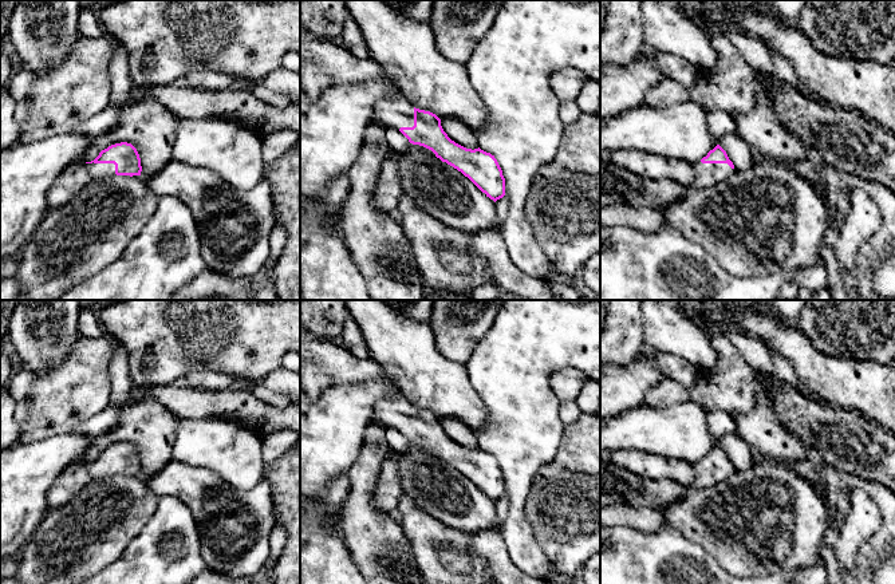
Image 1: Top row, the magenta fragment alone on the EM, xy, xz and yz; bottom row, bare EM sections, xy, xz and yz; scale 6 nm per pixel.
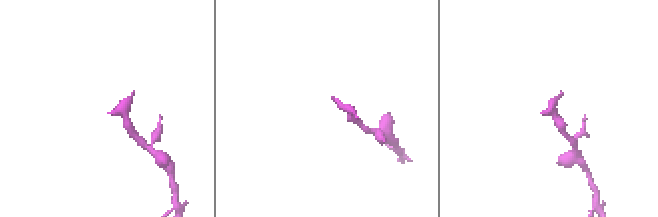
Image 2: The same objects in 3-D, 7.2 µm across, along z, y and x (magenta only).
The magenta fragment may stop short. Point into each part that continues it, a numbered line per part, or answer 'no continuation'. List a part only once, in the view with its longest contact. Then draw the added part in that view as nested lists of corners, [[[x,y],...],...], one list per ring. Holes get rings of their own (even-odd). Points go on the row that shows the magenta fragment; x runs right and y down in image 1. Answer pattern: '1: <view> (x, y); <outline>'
1: xy (97, 170); [[[86,163],[84,166],[91,177],[91,179],[106,179],[109,177],[115,175],[115,165],[114,163]]]

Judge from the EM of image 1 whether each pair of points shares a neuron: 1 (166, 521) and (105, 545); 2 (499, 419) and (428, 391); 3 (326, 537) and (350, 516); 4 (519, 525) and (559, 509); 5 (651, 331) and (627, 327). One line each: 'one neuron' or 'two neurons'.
1: two neurons
2: two neurons
3: two neurons
4: two neurons
5: two neurons

